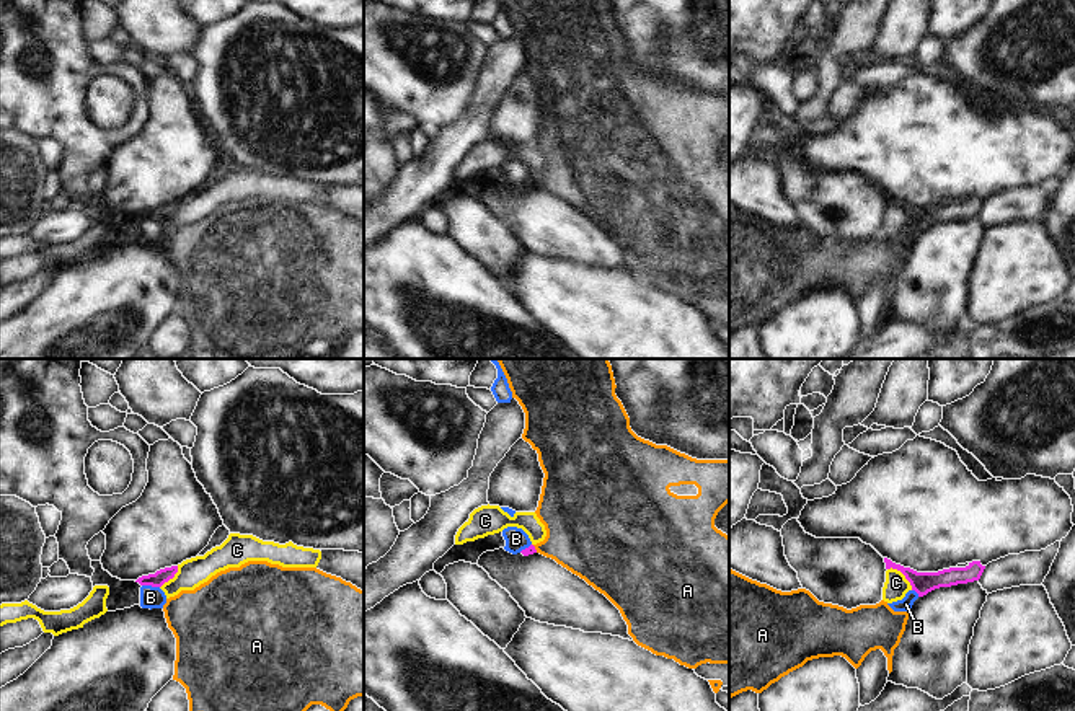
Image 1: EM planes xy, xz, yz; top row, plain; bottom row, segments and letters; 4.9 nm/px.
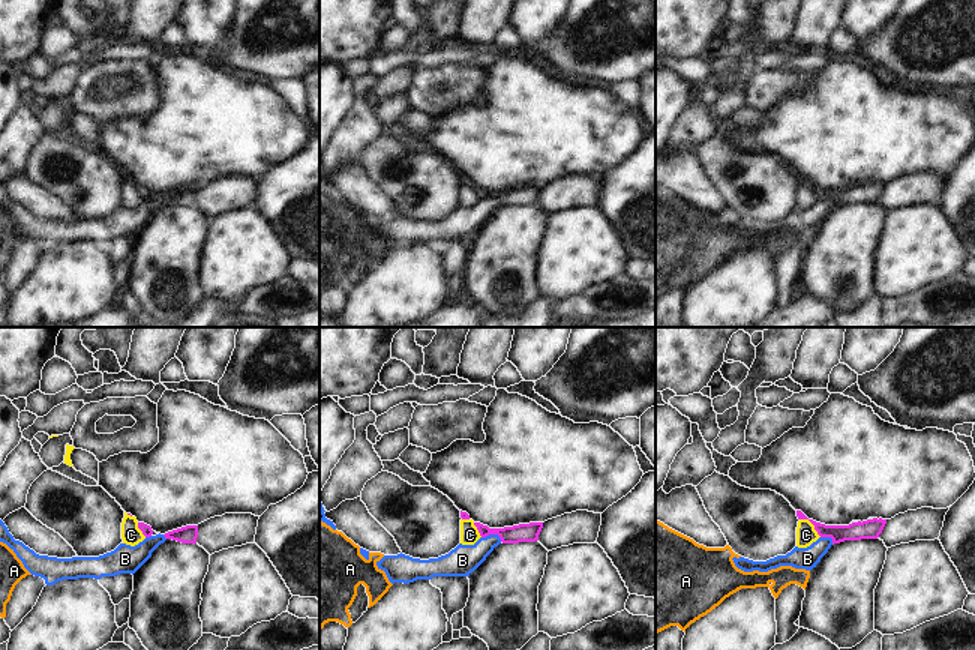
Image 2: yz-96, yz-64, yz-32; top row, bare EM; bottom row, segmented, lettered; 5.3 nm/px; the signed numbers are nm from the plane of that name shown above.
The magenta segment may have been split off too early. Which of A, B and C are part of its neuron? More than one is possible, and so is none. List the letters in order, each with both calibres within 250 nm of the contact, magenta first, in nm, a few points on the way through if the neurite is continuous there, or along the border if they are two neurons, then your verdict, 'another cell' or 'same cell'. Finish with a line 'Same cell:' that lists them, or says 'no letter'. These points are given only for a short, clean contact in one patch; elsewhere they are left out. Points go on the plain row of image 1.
A: calibres 50 and 360 nm; border xz (532, 180), (537, 186); another cell
B: calibres 70 and 110 nm; way xy (162, 211), (150, 219), (150, 232); same cell
C: calibres 110 and 120 nm; border yz (888, 203), (896, 203), (912, 224); another cell
Same cell: B

